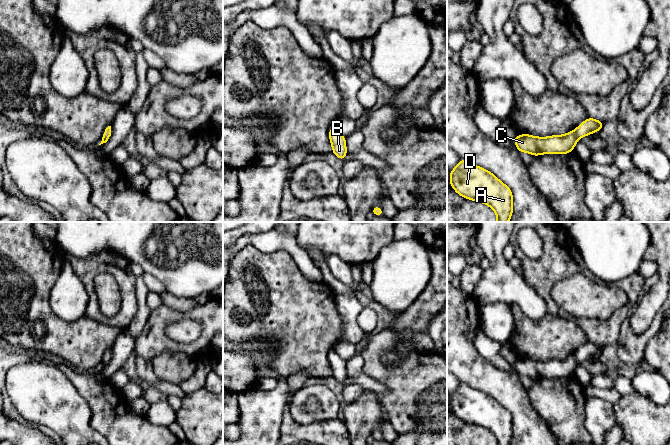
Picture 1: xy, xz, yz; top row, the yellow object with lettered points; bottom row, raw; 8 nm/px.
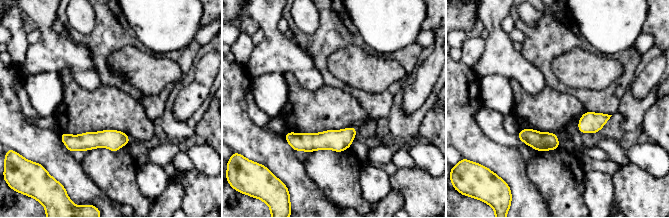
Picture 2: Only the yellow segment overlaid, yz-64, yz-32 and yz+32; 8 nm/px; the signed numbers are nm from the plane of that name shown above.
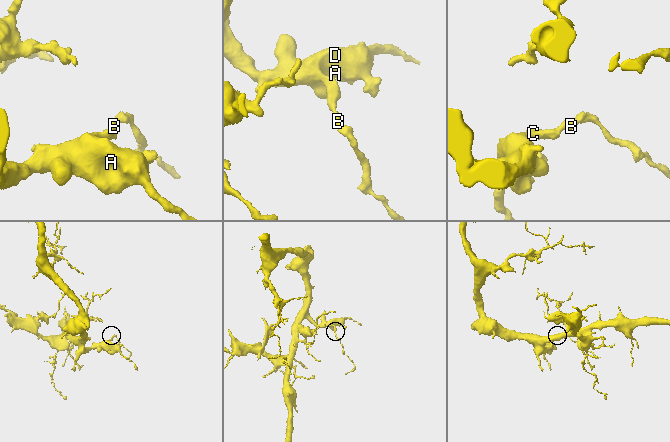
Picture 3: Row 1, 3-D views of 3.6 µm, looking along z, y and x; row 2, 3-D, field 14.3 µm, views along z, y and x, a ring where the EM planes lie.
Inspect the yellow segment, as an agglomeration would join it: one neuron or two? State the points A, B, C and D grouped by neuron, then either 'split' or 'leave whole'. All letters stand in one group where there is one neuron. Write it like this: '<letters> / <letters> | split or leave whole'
A B C D | leave whole

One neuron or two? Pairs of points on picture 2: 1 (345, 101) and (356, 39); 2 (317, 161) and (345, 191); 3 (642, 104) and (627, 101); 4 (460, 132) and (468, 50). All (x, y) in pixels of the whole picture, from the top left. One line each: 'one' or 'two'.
1: two
2: one
3: one
4: two

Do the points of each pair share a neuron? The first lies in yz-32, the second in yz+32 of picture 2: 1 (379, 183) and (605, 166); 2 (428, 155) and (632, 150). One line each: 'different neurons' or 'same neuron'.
1: different neurons
2: same neuron

